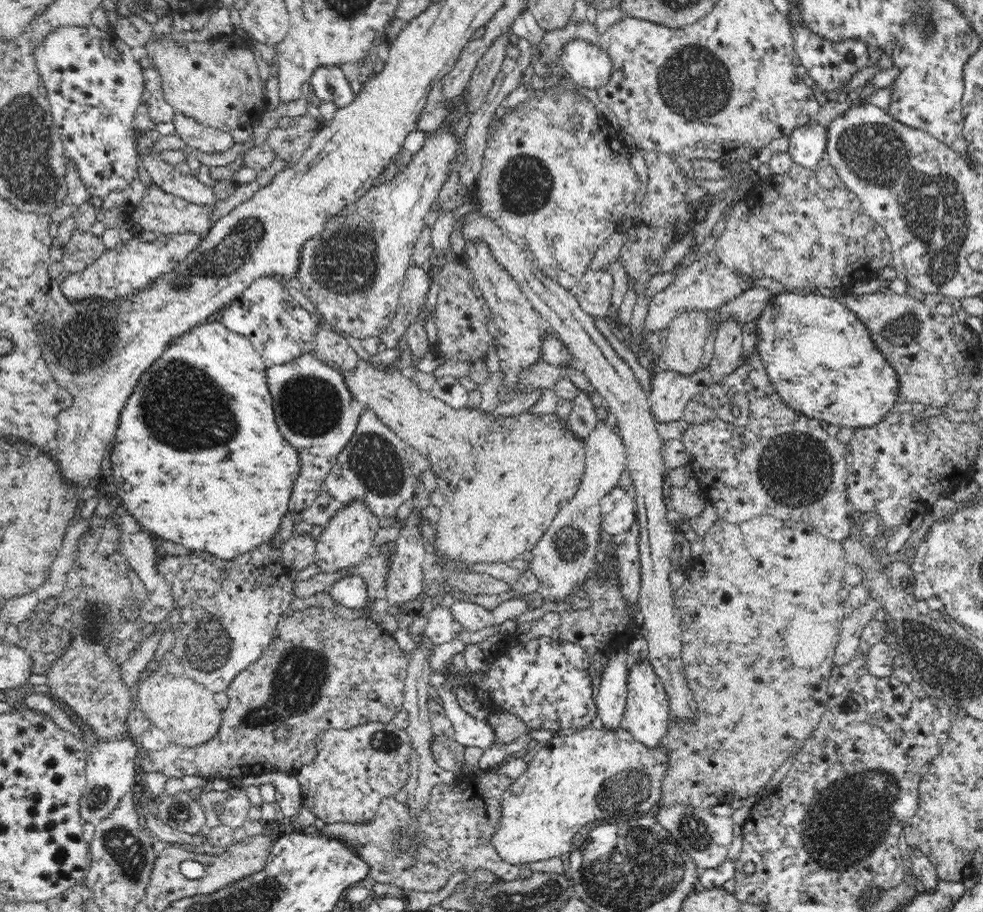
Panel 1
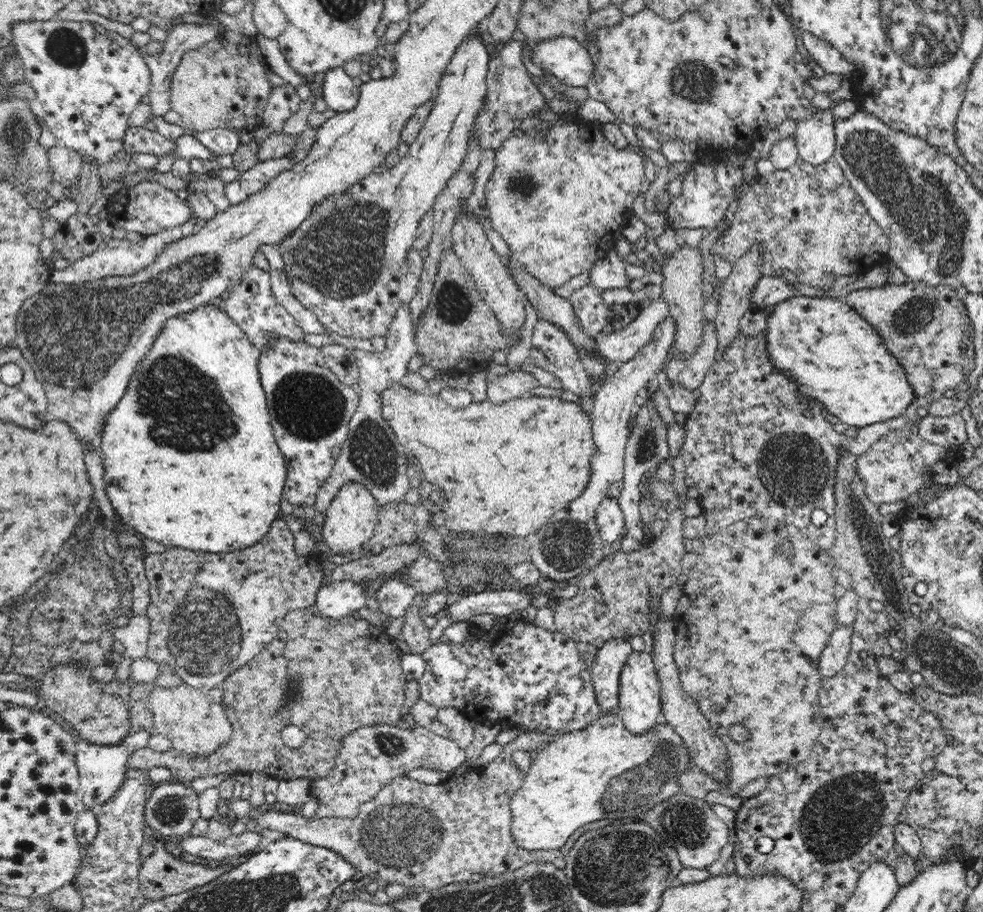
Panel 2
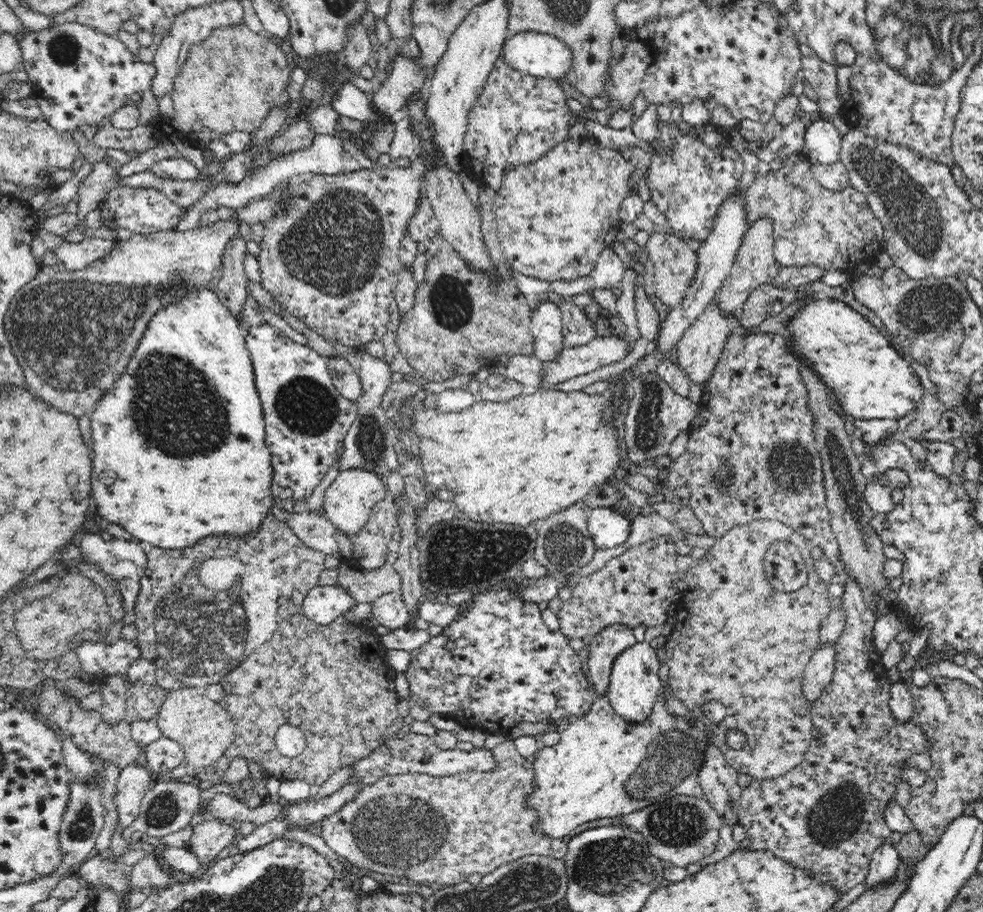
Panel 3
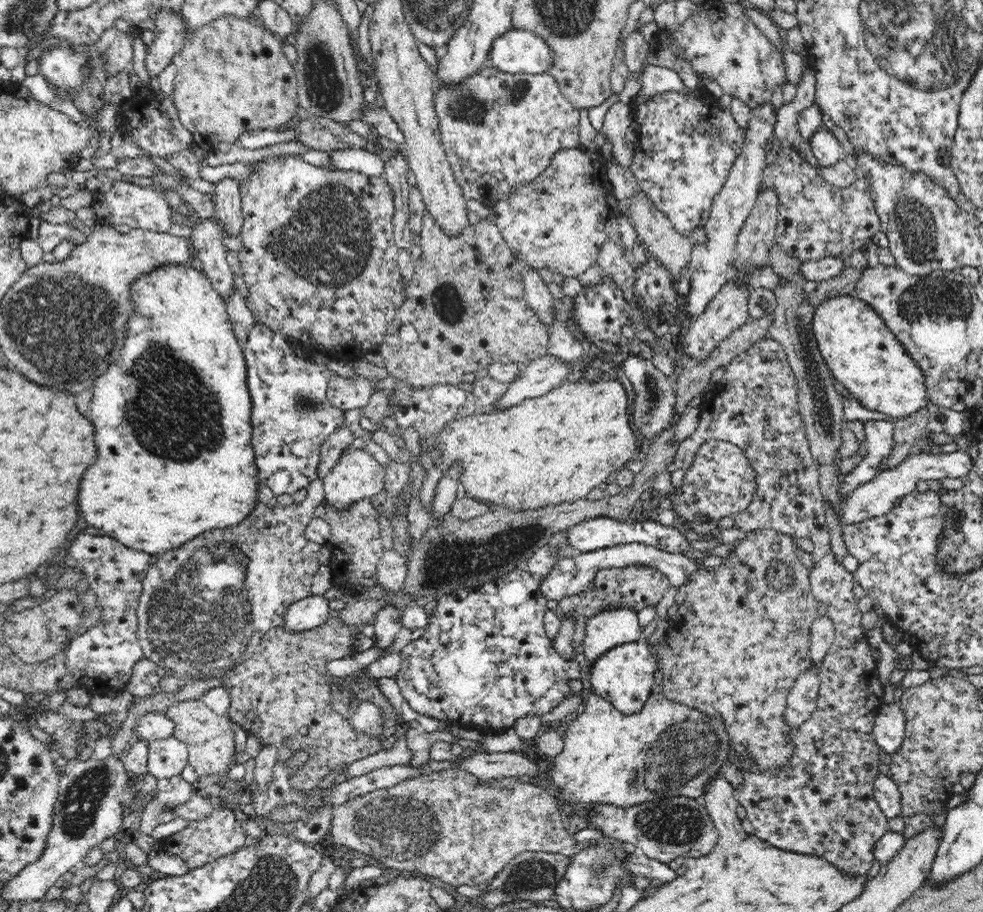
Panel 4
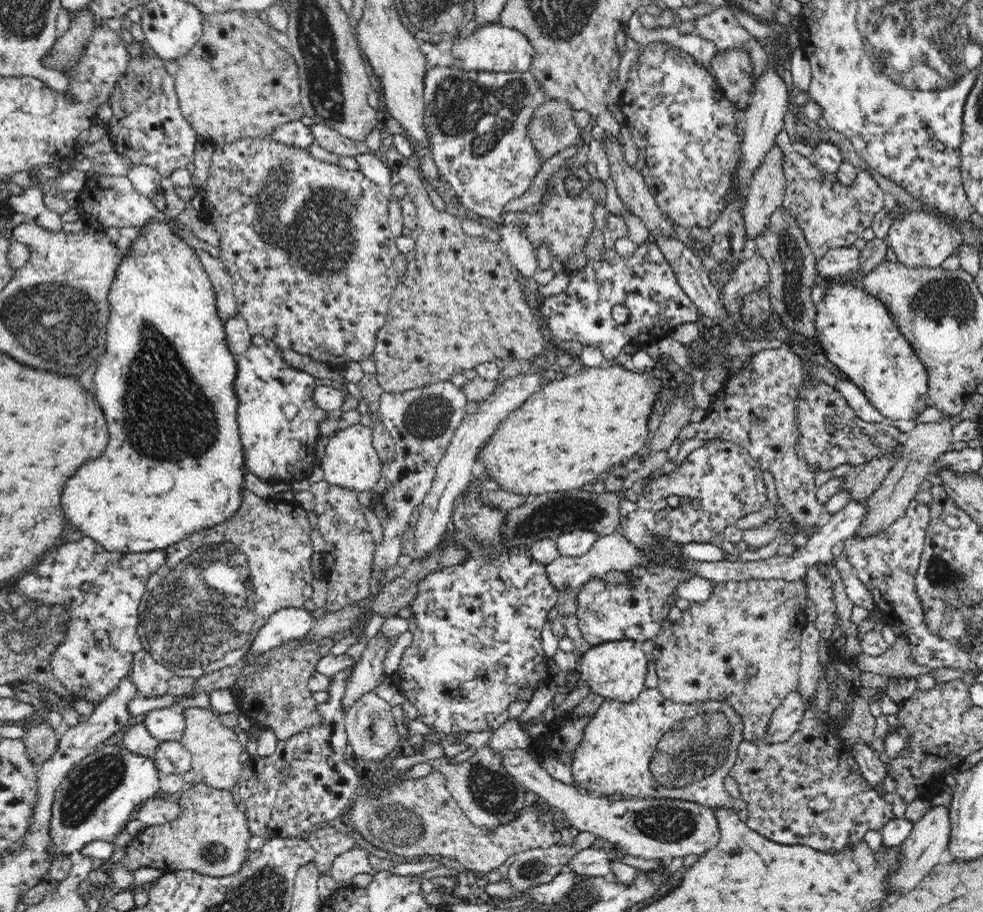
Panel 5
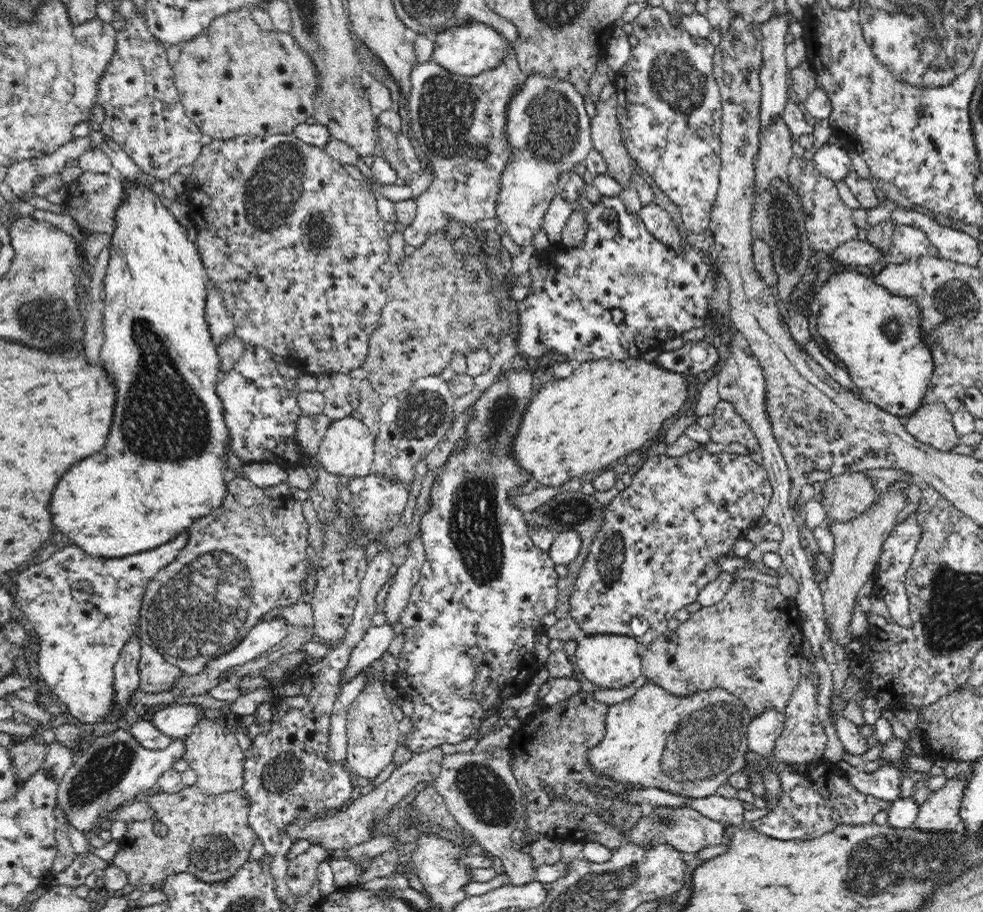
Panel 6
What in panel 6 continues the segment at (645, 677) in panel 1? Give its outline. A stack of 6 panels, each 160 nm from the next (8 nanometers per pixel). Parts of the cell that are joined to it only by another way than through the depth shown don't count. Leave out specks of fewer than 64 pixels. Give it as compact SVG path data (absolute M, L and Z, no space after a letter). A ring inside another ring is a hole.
M614 634L583 636L578 641L575 655L580 672L596 688L619 689L632 684L642 674L642 656L638 655L638 642L635 637L615 636Z

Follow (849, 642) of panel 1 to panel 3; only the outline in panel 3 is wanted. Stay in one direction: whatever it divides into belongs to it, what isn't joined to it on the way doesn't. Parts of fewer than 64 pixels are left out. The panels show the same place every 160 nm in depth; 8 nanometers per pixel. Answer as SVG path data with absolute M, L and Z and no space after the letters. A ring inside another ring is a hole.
M824 643L814 651L803 674L803 695L813 704L828 686L835 669L836 643Z

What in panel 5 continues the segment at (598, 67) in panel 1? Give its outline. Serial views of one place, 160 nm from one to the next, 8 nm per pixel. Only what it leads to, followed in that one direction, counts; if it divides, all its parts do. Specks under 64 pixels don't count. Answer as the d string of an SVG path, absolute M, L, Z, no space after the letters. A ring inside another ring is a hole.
M499 23L476 29L452 47L453 66L464 70L526 72L533 63L534 47L525 34Z

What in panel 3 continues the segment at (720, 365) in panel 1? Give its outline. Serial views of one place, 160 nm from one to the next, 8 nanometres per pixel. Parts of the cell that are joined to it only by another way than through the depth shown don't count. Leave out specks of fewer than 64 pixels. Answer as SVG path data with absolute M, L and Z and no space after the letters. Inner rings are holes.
M766 218L759 219L758 222L749 226L741 240L732 270L714 296L713 302L720 309L722 315L726 317L737 316L750 293L764 282L770 283L771 277L768 275L768 270L772 264L775 264L774 258L773 223Z

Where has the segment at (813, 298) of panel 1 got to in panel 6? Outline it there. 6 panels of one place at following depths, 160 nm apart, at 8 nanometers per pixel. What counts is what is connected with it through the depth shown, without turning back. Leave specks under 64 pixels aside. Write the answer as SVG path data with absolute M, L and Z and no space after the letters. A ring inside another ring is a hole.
M854 268L836 272L818 288L817 294L820 304L818 332L826 339L836 358L846 364L846 371L864 400L898 417L914 414L924 403L923 398L934 373L934 361L922 341L922 331L918 325L918 305L910 298L890 294L886 287L874 283L873 279L858 273Z

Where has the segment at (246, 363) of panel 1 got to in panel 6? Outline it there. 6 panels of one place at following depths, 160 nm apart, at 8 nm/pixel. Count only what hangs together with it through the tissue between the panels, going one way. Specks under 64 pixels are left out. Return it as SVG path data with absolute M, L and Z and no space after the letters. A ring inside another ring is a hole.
M127 186L127 197L118 207L118 226L114 230L110 245L110 261L103 282L103 326L104 346L102 346L102 366L114 378L116 386L116 404L114 404L114 422L106 442L106 448L90 458L74 464L64 478L54 488L50 510L54 526L64 532L67 539L72 540L84 552L98 558L122 558L138 554L158 545L174 540L179 534L188 530L198 519L204 518L212 511L222 506L227 495L227 486L231 473L228 471L228 452L231 451L231 436L223 415L223 404L217 393L217 386L223 376L220 366L217 344L213 341L208 323L206 322L206 297L208 288L208 273L203 260L194 243L188 239L184 228L178 224L172 212L158 199L156 191L148 191L146 187Z

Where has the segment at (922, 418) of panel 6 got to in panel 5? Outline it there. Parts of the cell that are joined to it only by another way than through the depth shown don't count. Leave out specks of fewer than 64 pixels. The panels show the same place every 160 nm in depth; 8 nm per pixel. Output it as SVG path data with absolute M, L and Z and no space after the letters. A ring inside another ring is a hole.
M956 416L945 421L928 424L916 422L914 428L904 434L902 449L898 454L898 460L894 468L868 498L867 515L859 524L856 532L859 536L870 536L870 534L876 534L876 532L888 528L888 525L906 512L906 508L913 501L916 492L918 492L918 486L926 478L926 475L932 472L932 462L952 448L955 441L953 428L960 421L960 416Z

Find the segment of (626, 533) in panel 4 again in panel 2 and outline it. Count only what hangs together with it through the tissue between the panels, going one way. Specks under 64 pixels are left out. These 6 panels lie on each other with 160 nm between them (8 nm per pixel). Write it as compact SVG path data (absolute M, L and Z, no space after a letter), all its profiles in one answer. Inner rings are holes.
M606 497L595 512L599 535L609 547L616 538L624 535L625 518L618 497Z

